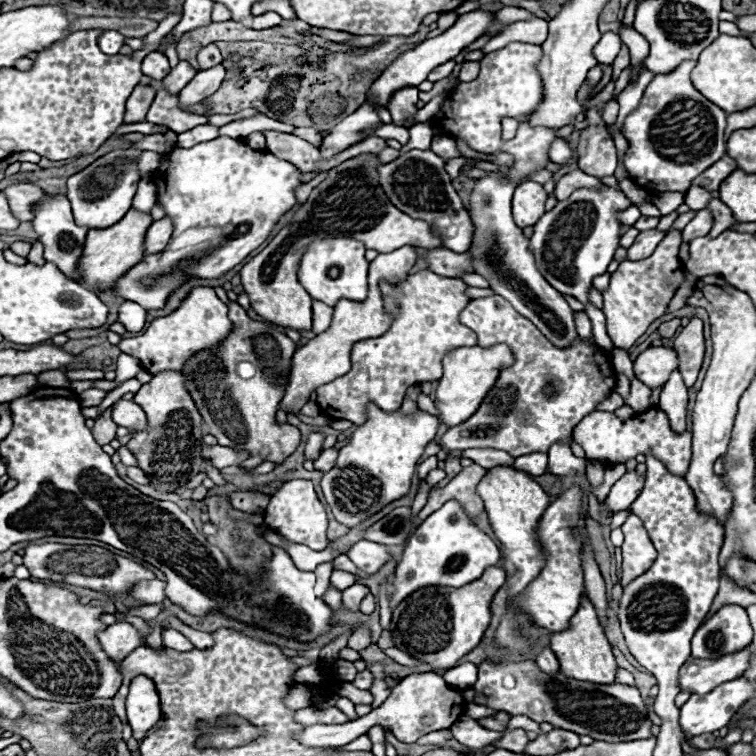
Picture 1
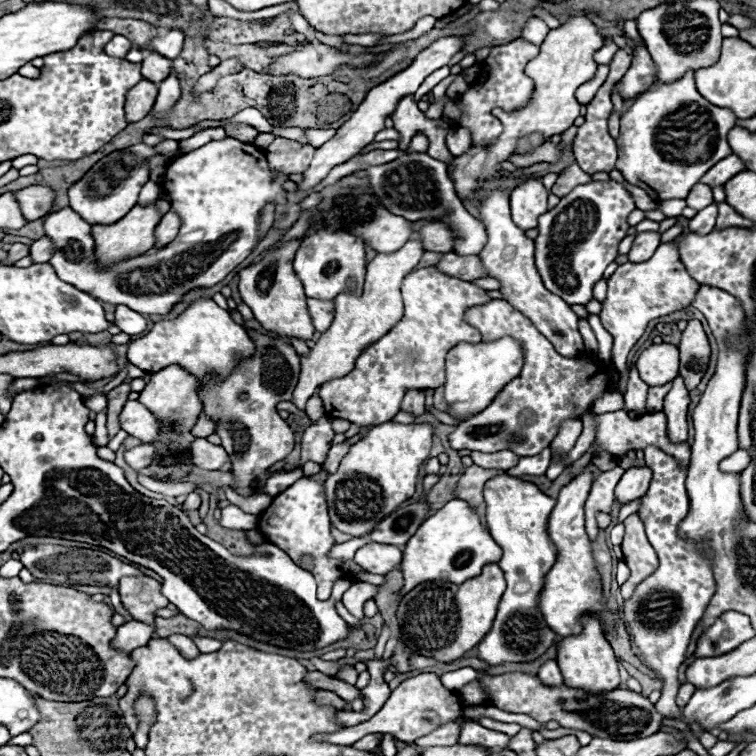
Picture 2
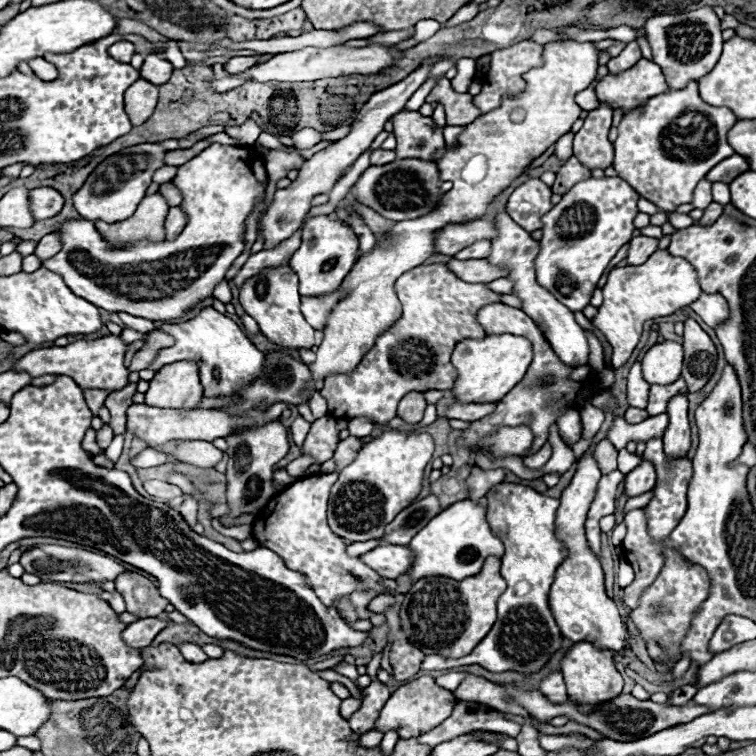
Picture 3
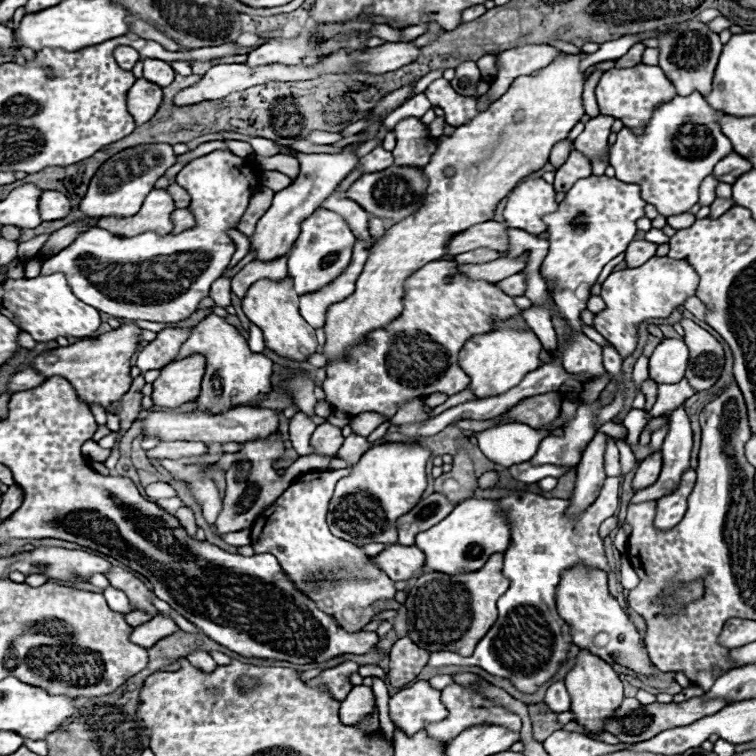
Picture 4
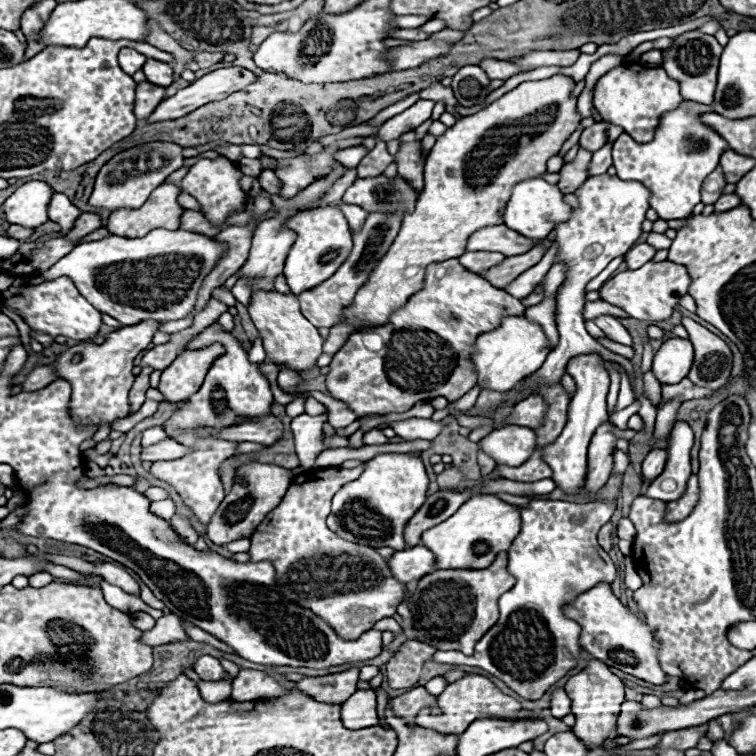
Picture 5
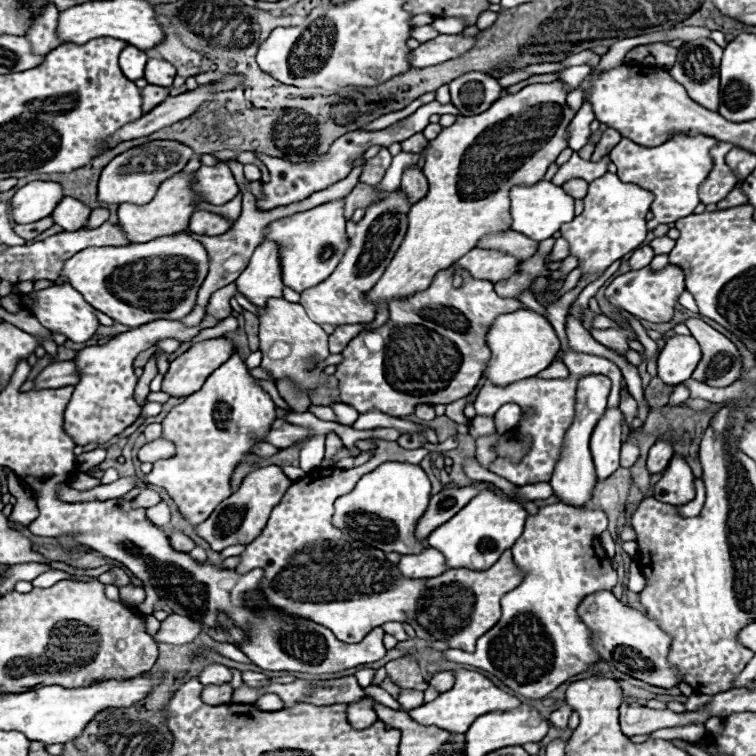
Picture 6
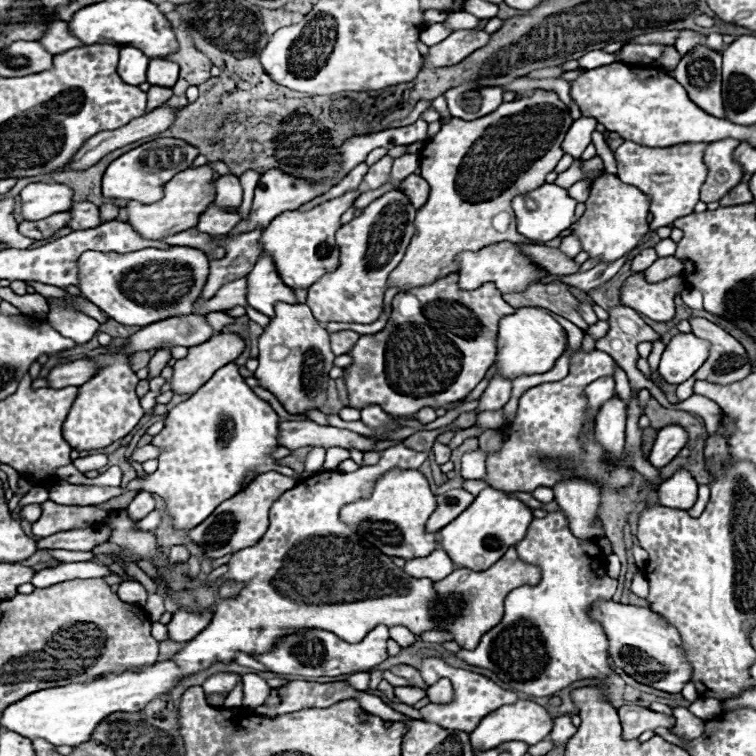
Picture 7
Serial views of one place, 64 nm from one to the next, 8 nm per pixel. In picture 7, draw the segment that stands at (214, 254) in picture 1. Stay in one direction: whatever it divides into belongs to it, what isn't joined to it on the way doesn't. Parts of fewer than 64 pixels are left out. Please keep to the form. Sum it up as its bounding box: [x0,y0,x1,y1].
[80,176,242,326]

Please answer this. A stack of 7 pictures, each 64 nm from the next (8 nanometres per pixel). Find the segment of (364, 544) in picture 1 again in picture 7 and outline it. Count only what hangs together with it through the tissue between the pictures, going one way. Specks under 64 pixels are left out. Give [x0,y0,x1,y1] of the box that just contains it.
[404,550,454,582]

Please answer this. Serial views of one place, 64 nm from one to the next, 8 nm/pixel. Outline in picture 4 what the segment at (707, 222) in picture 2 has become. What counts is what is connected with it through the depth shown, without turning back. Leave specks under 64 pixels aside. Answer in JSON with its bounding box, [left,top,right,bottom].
[710,198,734,218]

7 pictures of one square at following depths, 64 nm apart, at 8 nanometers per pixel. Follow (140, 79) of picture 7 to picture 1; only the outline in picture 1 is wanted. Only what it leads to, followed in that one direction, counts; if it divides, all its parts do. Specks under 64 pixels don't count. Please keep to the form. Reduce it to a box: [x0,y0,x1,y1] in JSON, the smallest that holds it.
[98,30,124,54]

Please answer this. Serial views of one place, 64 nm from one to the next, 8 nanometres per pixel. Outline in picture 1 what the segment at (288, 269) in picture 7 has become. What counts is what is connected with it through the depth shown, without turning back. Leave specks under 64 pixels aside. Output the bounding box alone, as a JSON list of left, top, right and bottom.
[298,238,368,306]

